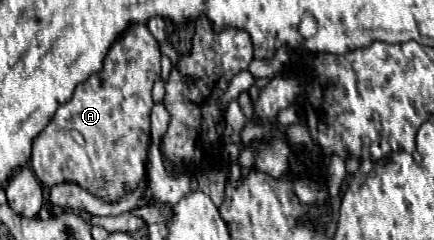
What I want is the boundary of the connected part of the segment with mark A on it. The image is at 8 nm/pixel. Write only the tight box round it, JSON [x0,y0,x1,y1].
[31,24,161,202]

